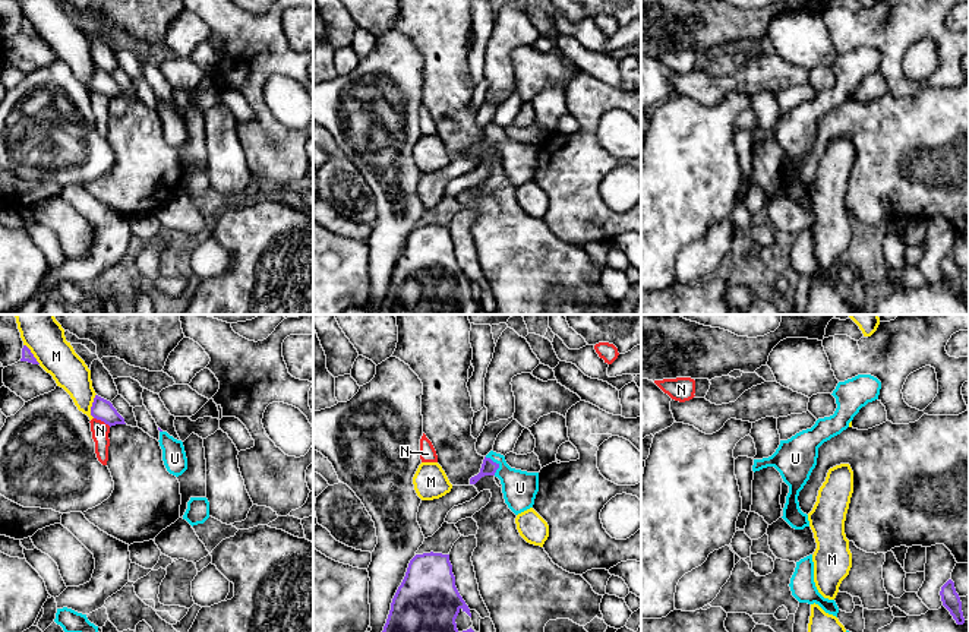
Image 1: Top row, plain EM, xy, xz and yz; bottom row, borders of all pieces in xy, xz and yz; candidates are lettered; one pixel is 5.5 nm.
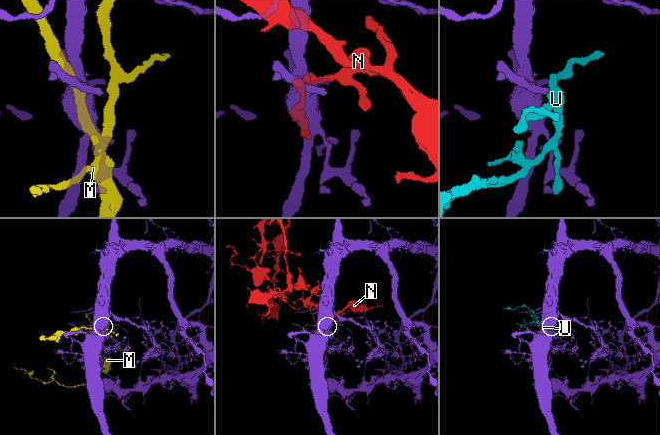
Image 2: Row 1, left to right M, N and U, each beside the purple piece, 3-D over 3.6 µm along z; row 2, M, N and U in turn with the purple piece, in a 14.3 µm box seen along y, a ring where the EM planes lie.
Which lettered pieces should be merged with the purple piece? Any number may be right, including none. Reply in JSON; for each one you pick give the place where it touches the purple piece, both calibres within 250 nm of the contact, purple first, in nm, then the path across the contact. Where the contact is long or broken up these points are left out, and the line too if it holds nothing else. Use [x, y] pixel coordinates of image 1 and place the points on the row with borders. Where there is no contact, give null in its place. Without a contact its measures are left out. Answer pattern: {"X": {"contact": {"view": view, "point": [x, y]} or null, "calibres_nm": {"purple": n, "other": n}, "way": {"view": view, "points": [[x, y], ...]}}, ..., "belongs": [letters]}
{"U": {"contact": {"view": "xz", "point": [496, 464]}, "calibres_nm": {"purple": 80, "other": 190}, "way": {"view": "xz", "points": [[488, 467], [496, 464], [520, 487]]}}, "belongs": ["U"]}

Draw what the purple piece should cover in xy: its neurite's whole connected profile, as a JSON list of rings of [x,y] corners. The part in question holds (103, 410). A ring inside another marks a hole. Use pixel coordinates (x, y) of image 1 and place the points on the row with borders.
[[[95,395],[94,398],[91,415],[97,420],[104,421],[110,427],[116,424],[126,424],[124,418],[117,413],[113,404],[98,395]]]

